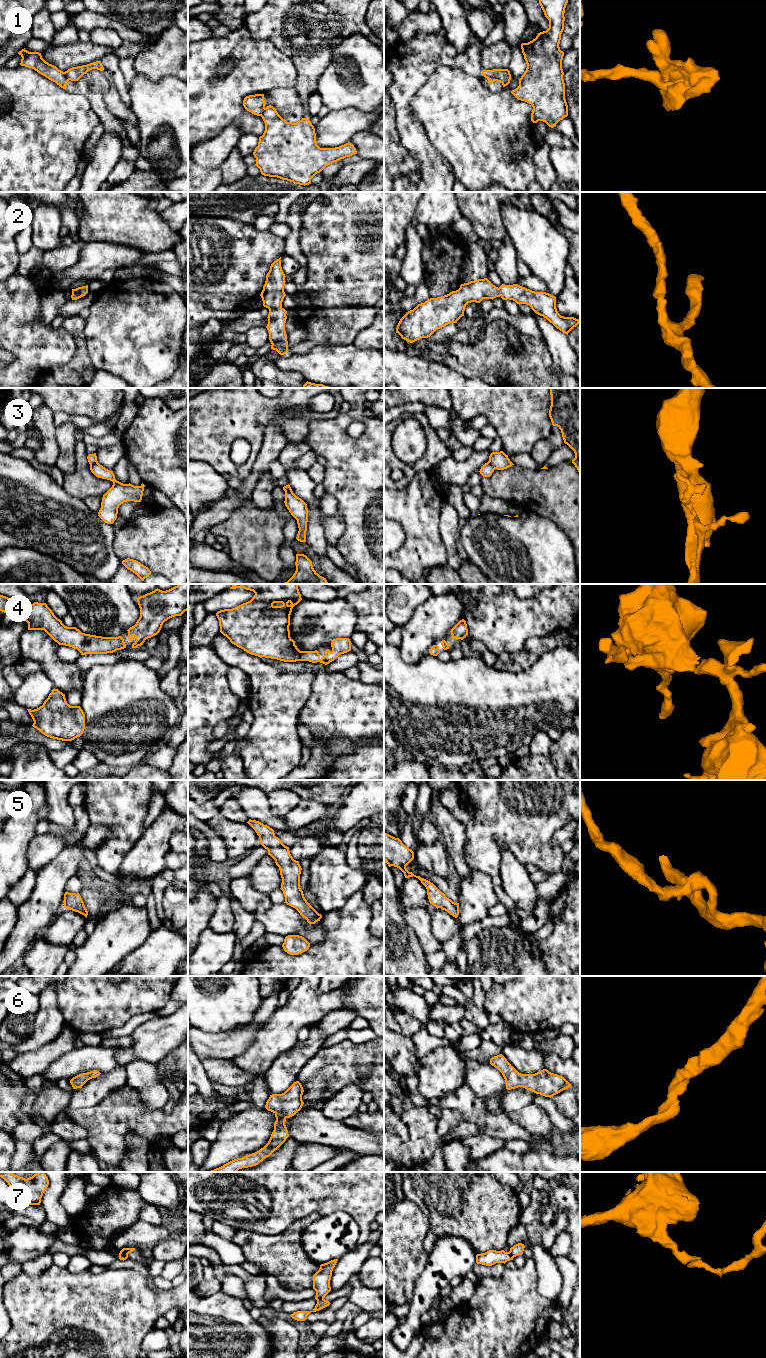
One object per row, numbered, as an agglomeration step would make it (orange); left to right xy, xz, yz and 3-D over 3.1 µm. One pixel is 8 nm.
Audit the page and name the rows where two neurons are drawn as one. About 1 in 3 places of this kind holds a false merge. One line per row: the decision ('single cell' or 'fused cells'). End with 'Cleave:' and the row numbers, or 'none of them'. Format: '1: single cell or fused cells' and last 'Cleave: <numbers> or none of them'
1: fused cells
2: single cell
3: fused cells
4: single cell
5: single cell
6: single cell
7: fused cells
Cleave: 1, 3, 7

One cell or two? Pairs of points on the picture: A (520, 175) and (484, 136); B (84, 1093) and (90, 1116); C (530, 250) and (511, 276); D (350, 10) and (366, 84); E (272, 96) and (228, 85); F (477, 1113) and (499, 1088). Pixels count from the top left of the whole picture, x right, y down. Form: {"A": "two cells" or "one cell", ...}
{"A": "one cell", "B": "two cells", "C": "two cells", "D": "two cells", "E": "two cells", "F": "two cells"}

